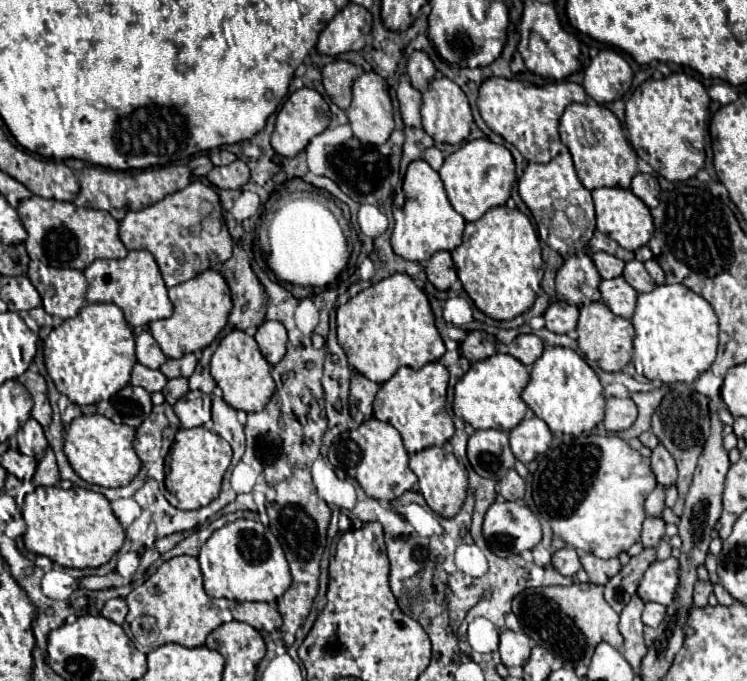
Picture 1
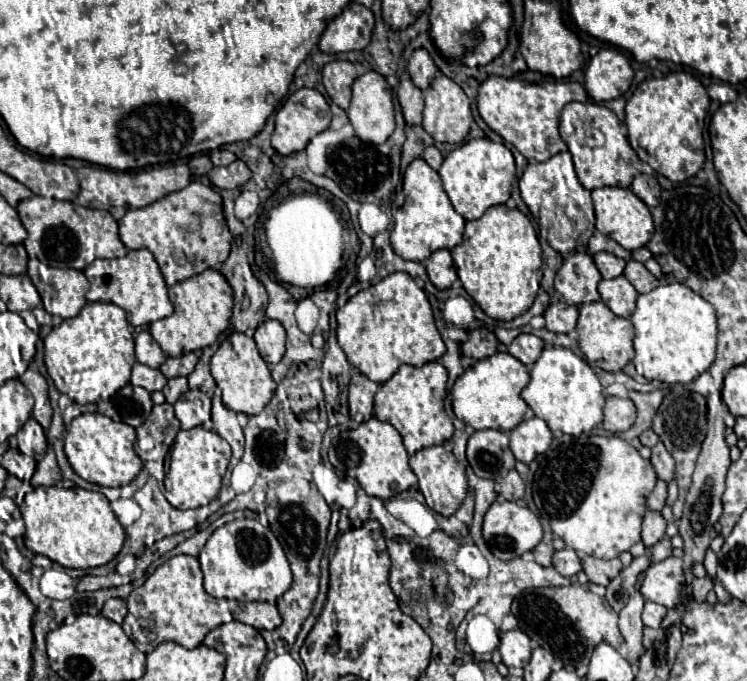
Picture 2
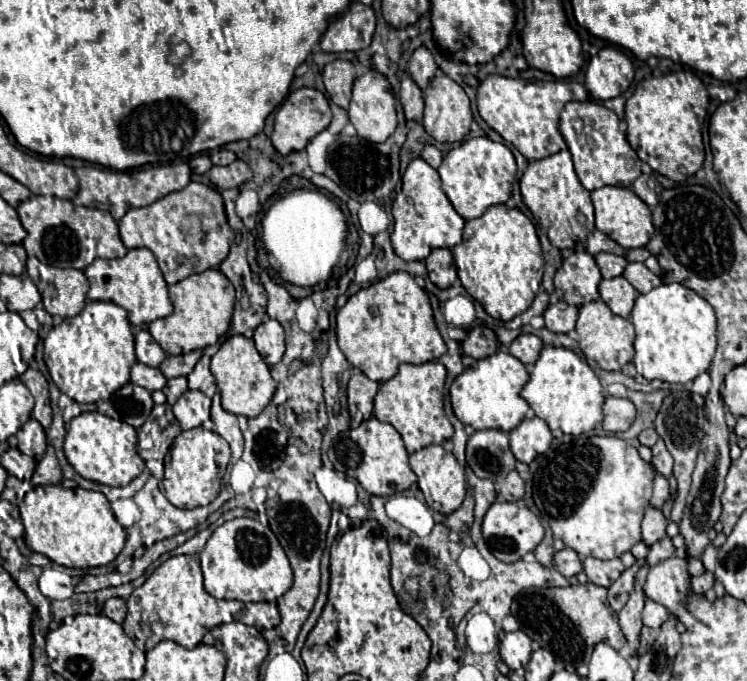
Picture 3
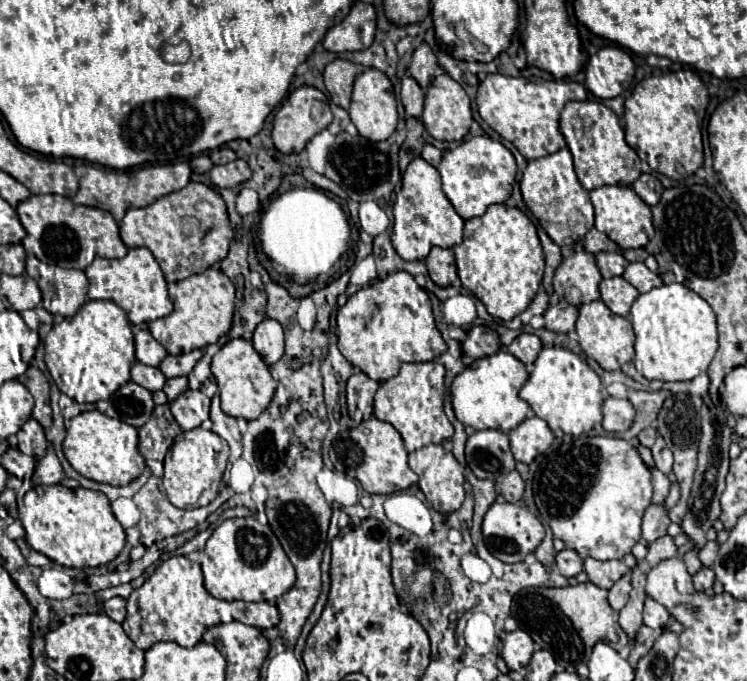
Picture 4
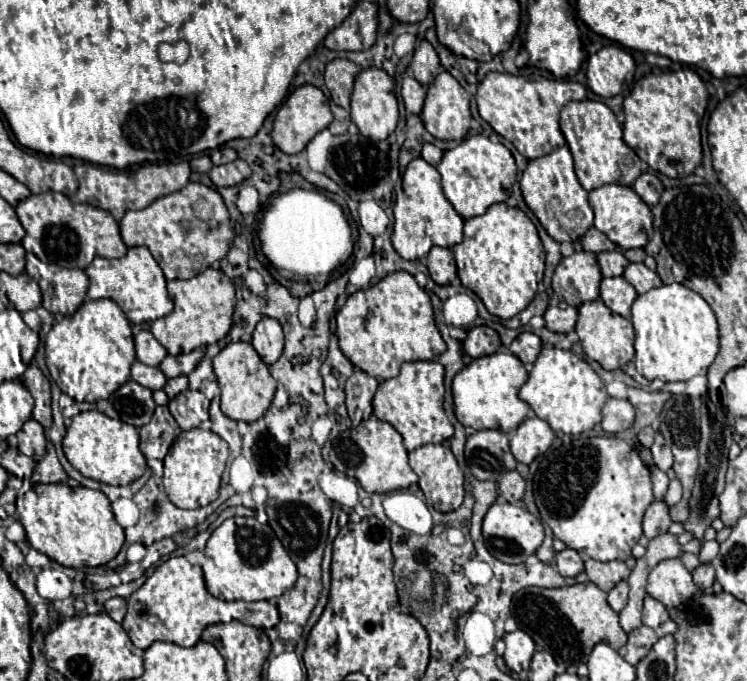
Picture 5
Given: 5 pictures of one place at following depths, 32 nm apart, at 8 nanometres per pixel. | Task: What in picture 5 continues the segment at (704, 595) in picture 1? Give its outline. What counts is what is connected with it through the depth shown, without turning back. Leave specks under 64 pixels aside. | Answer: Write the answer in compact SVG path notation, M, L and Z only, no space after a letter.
M700 564L696 570L694 570L694 584L700 588L700 590L706 590L712 586L714 582L714 568L712 564Z

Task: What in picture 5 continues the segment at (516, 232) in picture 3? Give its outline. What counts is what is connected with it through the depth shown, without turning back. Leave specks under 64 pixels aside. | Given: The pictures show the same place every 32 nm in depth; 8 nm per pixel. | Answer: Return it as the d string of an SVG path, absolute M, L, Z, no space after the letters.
M502 202L502 204L492 204L482 216L468 218L464 222L464 240L456 244L452 250L462 286L472 290L484 302L490 314L502 320L510 320L532 302L544 274L544 248L538 238L536 226L520 208L510 208Z

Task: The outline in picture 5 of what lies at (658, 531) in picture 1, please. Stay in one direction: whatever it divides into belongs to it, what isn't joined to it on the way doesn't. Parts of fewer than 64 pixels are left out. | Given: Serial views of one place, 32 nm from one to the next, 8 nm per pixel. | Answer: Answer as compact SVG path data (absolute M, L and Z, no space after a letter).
M652 502L644 514L644 522L642 522L642 530L646 540L652 540L664 532L668 532L672 520L668 516L668 506L664 502Z

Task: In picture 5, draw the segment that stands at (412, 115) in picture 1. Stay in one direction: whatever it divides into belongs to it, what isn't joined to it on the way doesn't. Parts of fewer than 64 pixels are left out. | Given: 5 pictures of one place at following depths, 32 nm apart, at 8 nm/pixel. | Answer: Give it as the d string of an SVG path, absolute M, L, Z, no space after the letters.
M406 76L402 82L402 100L404 100L406 110L410 114L420 114L422 106L424 106L424 98L426 98L424 86L416 78Z

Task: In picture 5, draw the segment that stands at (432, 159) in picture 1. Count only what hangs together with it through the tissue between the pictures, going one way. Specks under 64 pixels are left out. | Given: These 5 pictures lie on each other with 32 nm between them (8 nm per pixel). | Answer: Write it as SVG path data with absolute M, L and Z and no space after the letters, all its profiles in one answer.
M424 144L424 148L422 148L422 158L424 158L428 164L438 166L440 160L442 160L442 150L436 148L434 144Z

